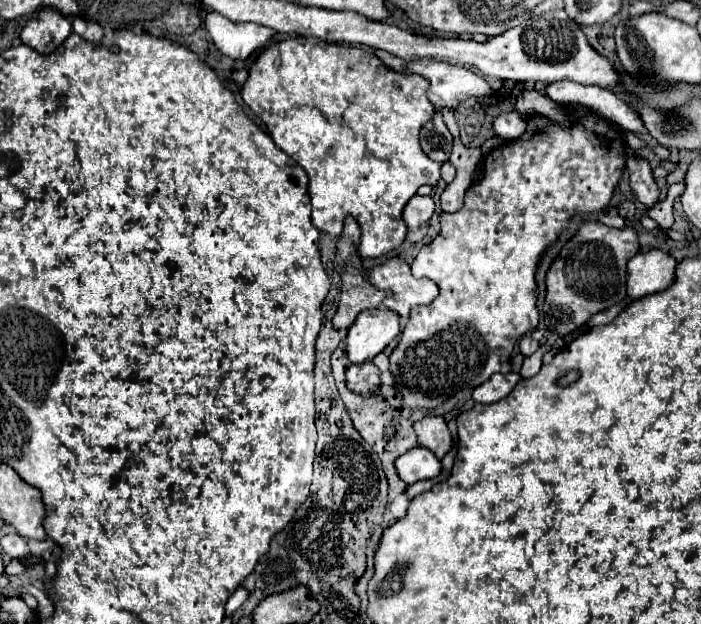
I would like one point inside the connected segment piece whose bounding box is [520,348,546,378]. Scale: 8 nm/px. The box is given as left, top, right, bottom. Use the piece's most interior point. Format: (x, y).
(532, 364)

